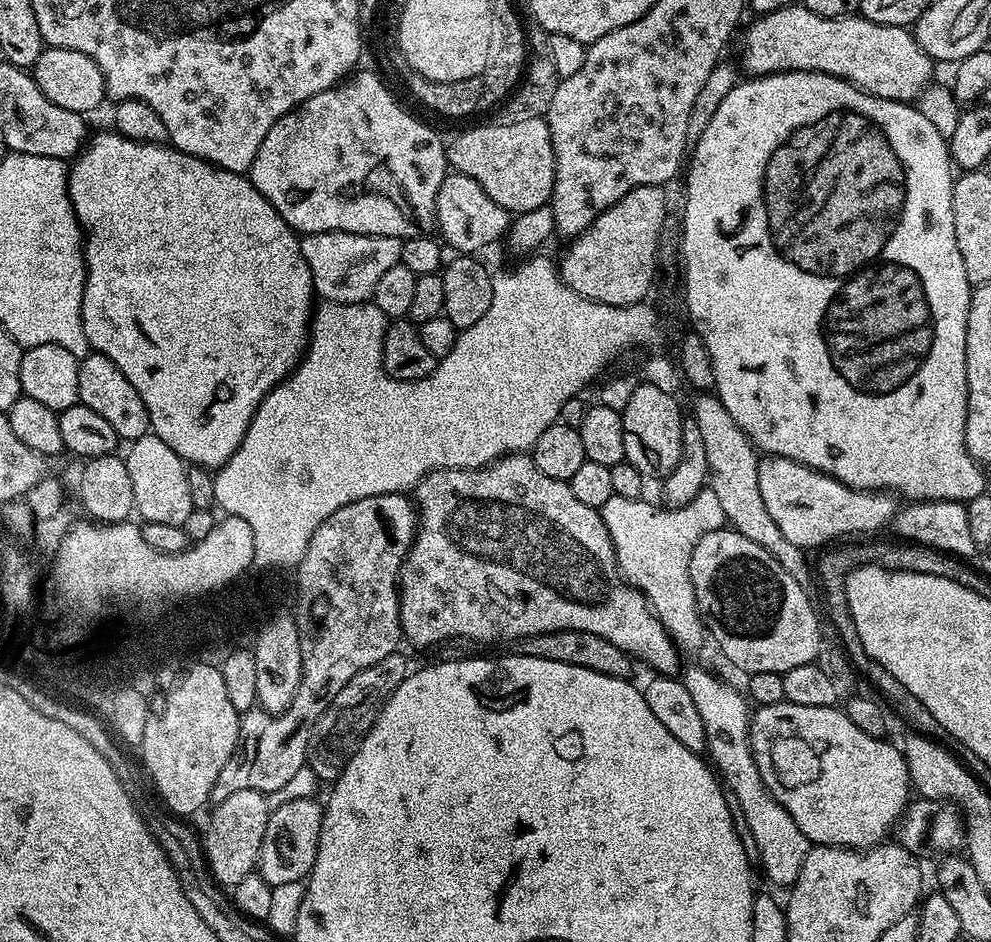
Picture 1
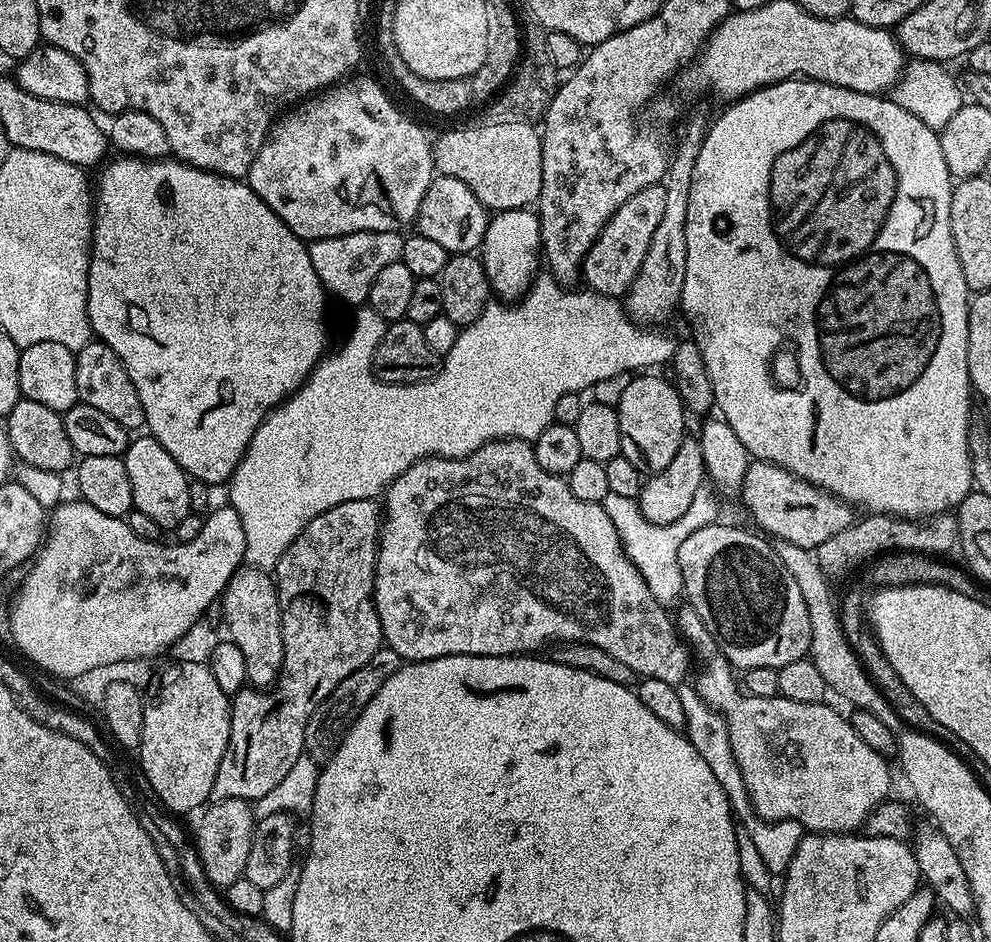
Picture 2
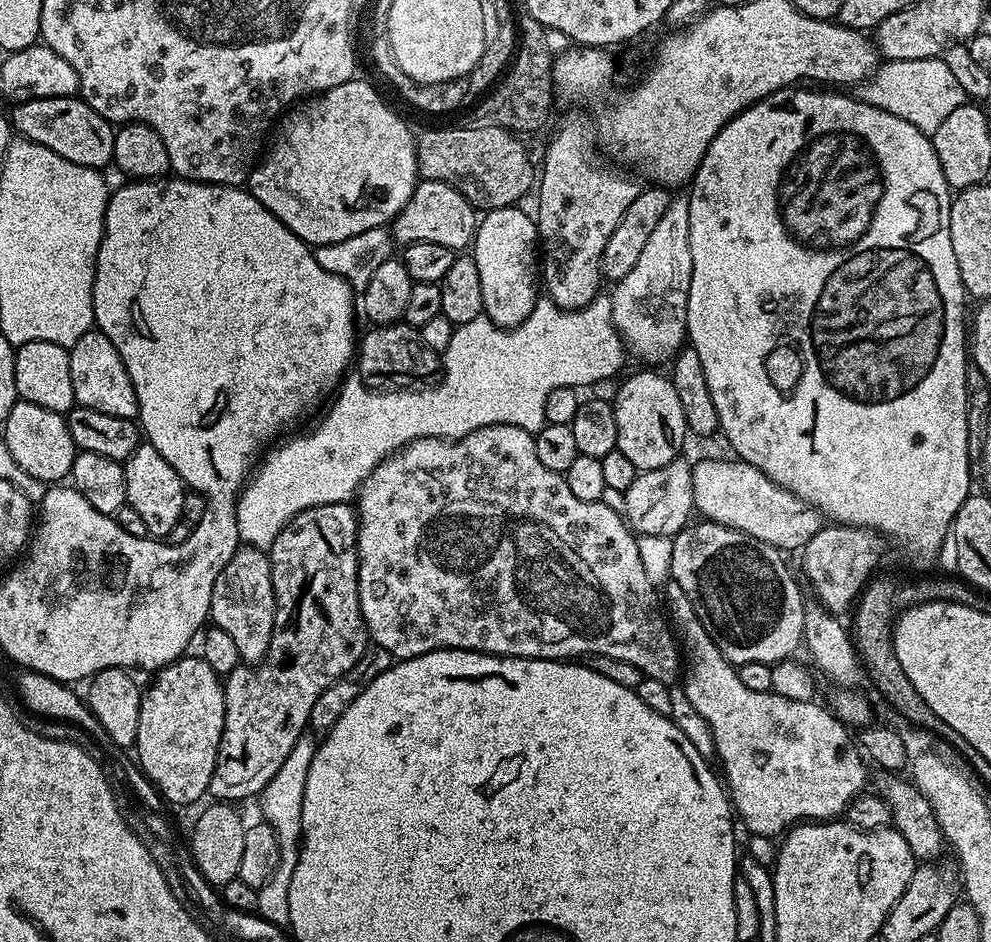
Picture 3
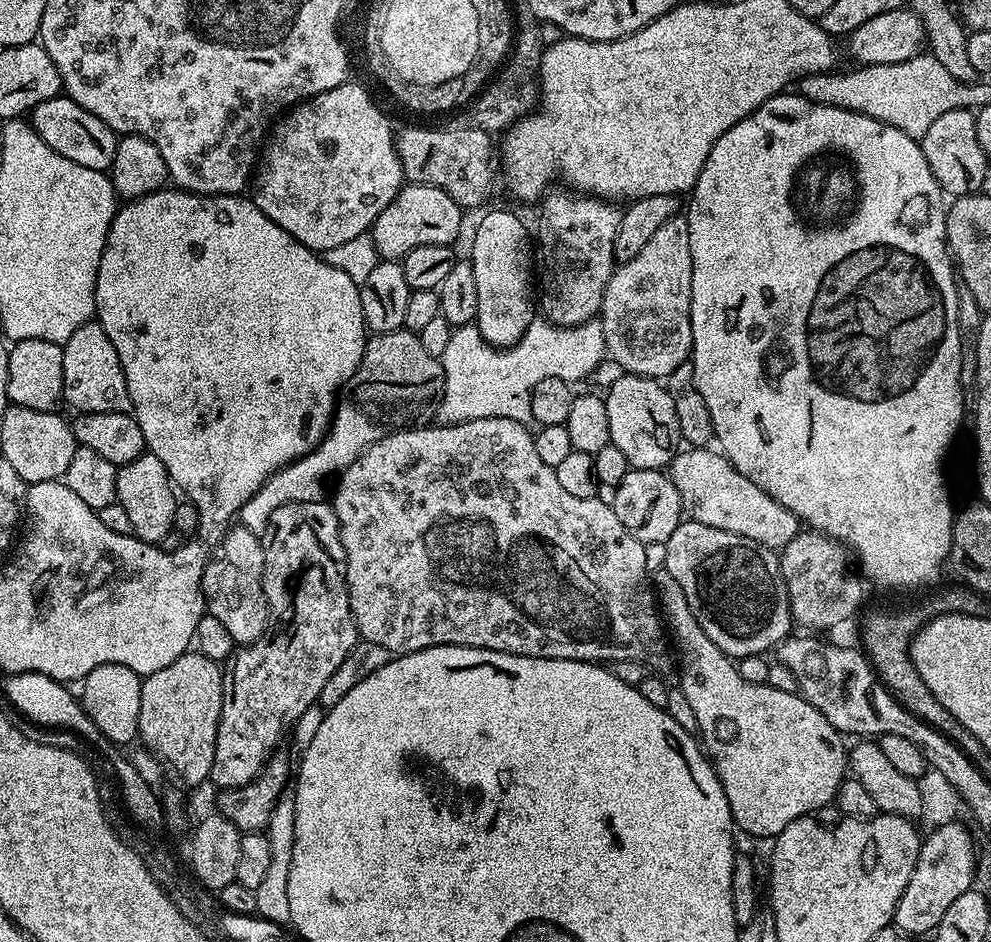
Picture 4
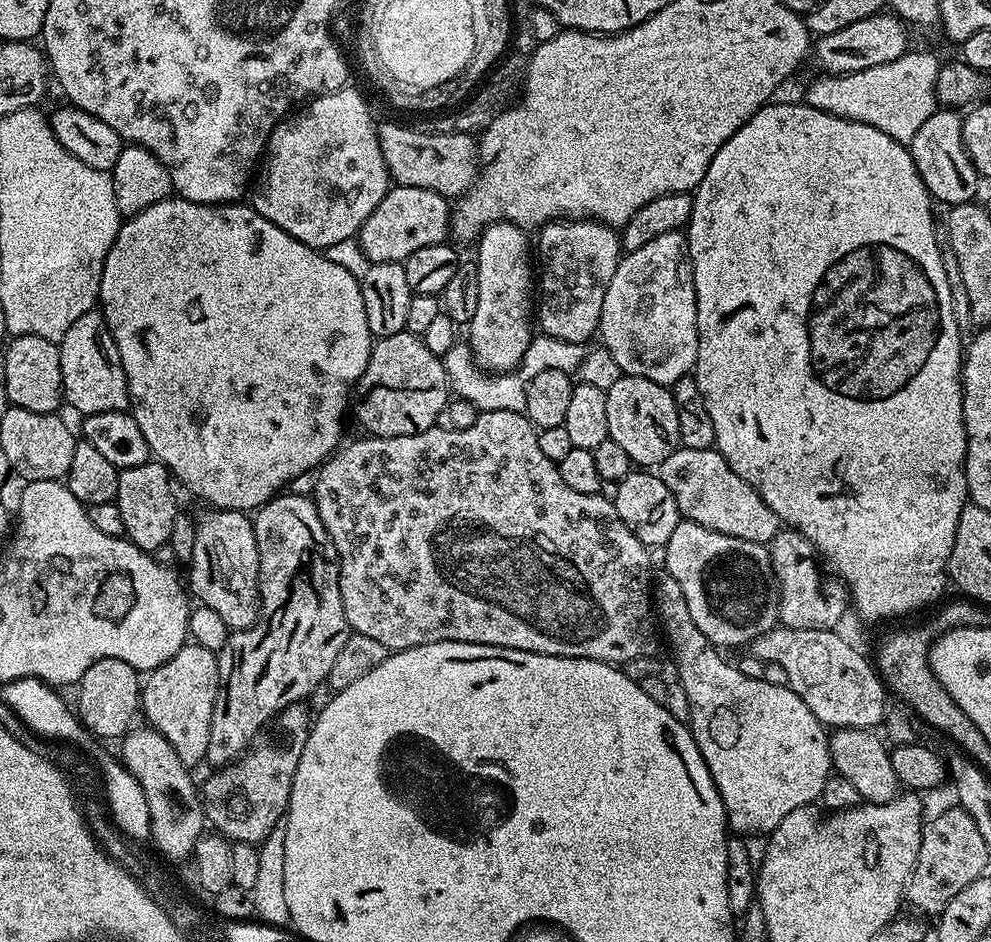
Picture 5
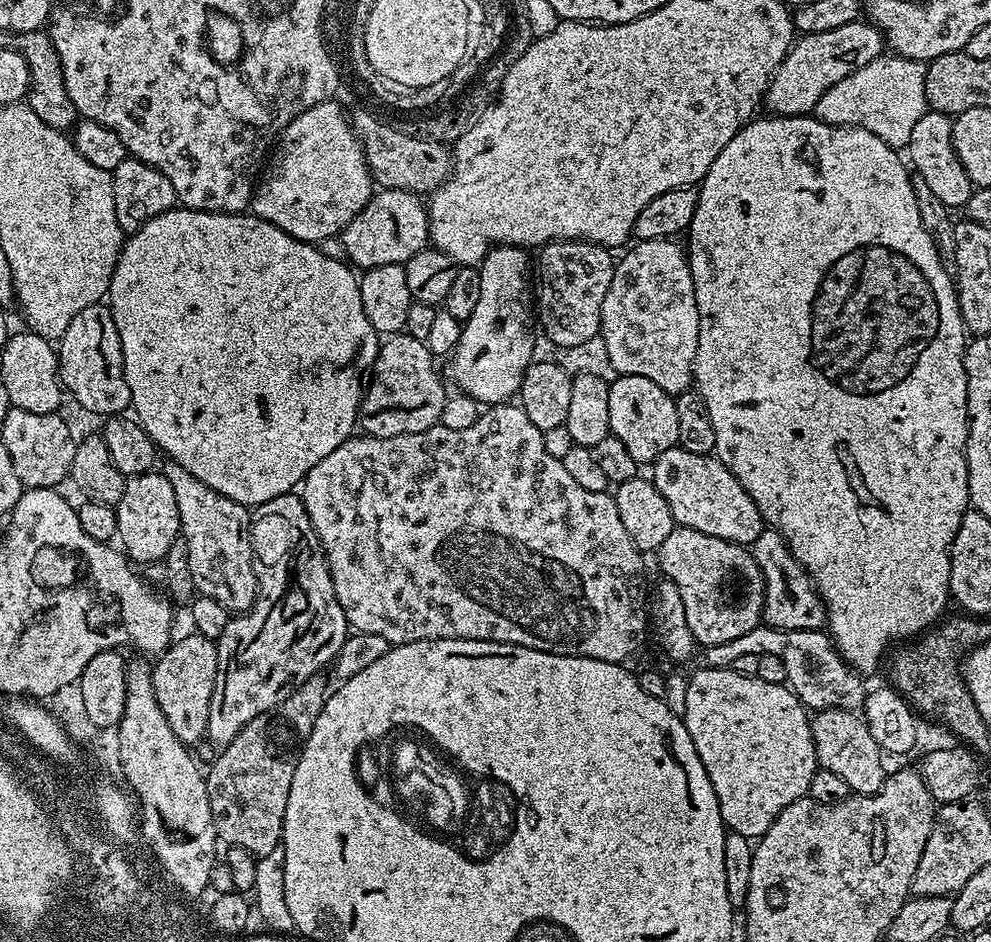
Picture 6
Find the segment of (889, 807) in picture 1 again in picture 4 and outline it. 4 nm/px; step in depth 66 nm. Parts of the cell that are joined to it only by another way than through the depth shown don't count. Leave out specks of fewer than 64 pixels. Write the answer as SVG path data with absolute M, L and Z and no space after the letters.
M663 566L654 572L654 595L671 639L680 643L678 691L686 694L686 702L690 702L690 710L694 710L696 732L702 741L703 751L716 769L716 777L726 794L735 827L752 836L774 838L786 830L790 822L812 816L827 804L829 807L846 779L848 768L846 744L844 748L845 741L840 733L819 710L796 692L774 690L774 686L768 683L746 682L727 654L706 638L702 626L698 626L698 618L694 618L694 610L690 610L690 602L686 602L686 594L682 594L682 586L674 582L674 574L667 572Z

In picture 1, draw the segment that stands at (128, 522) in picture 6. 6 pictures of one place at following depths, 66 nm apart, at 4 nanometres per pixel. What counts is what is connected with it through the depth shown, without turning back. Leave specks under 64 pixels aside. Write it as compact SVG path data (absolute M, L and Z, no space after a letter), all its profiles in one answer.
M149 434L127 445L126 470L130 470L130 486L134 486L135 511L141 521L162 522L181 526L193 510L186 462L162 438Z

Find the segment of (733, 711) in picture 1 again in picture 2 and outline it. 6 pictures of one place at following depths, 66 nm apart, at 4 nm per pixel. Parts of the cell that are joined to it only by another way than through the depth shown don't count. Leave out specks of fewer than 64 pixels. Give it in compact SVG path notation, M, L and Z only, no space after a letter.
M678 687L678 699L682 701L682 714L686 714L686 722L683 731L688 741L702 754L706 766L718 778L718 786L728 799L728 805L732 807L735 819L749 831L750 839L758 849L759 857L773 874L783 874L790 866L790 858L794 858L794 850L798 848L798 842L806 835L806 829L796 820L777 820L769 822L761 820L760 815L754 810L754 806L748 797L746 782L742 782L742 770L738 770L738 762L734 758L734 750L730 746L730 734L724 721L724 716L714 709L696 693L695 687Z

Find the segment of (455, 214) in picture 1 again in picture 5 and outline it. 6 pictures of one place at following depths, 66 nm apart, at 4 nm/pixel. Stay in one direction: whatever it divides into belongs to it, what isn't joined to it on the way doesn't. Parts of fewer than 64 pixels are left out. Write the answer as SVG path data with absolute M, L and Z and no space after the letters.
M396 184L378 202L374 214L360 227L358 241L369 264L399 264L422 246L445 243L450 236L450 204L445 196L418 186Z

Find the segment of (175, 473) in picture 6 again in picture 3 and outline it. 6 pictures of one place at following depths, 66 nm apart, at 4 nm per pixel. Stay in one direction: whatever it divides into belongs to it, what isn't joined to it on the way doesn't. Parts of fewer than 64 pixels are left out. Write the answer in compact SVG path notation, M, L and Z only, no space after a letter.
M237 547L234 558L224 564L222 574L218 574L218 582L214 582L211 623L234 638L245 665L255 666L268 655L275 617L276 599L269 553L259 548Z

